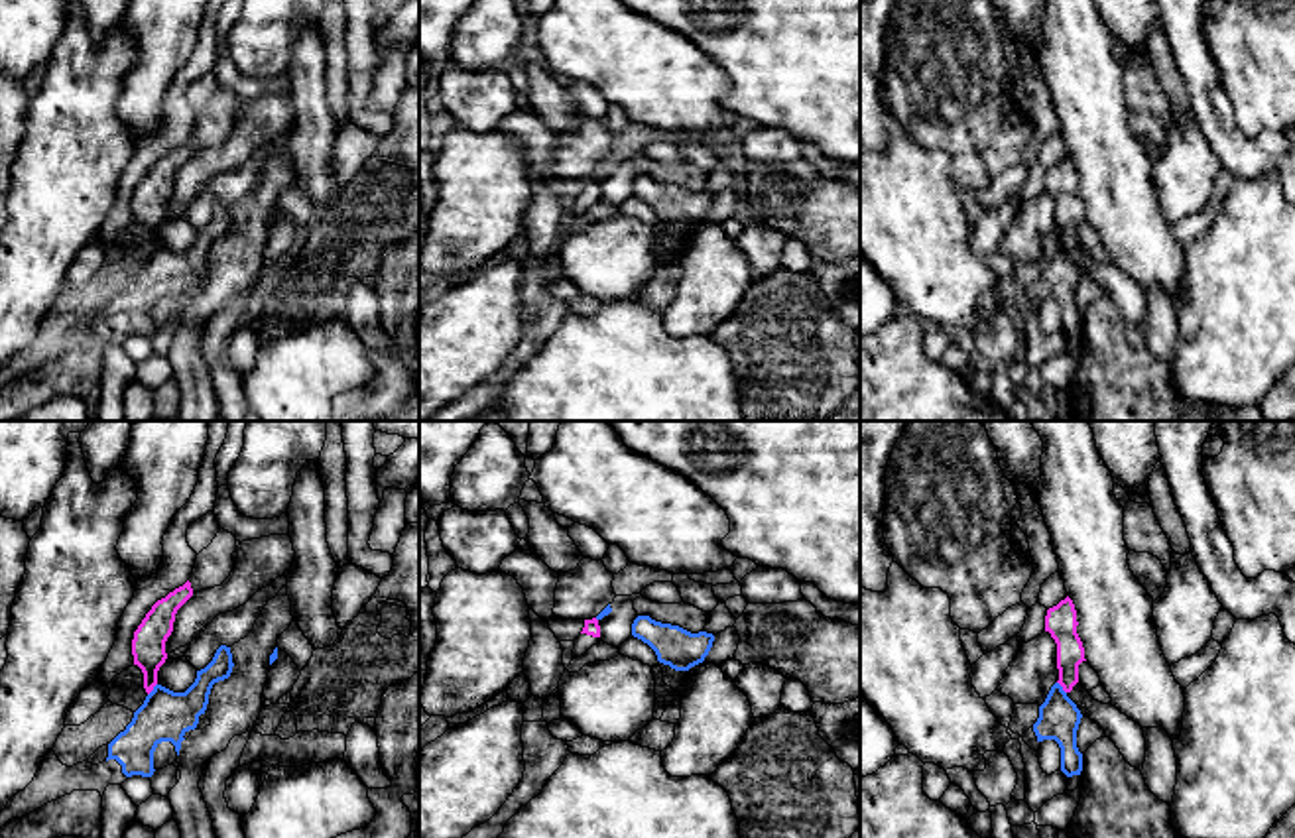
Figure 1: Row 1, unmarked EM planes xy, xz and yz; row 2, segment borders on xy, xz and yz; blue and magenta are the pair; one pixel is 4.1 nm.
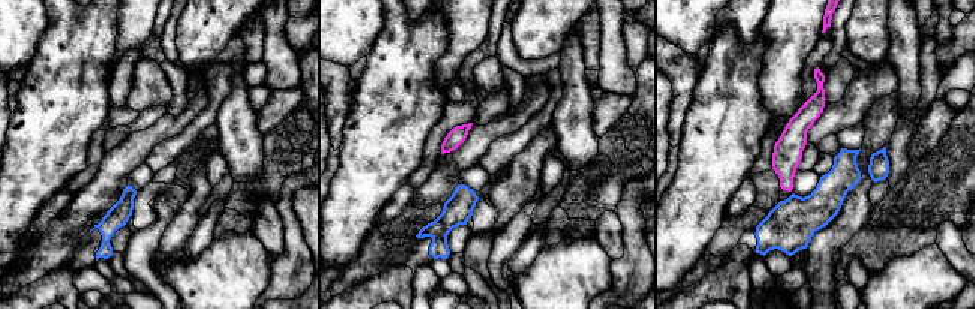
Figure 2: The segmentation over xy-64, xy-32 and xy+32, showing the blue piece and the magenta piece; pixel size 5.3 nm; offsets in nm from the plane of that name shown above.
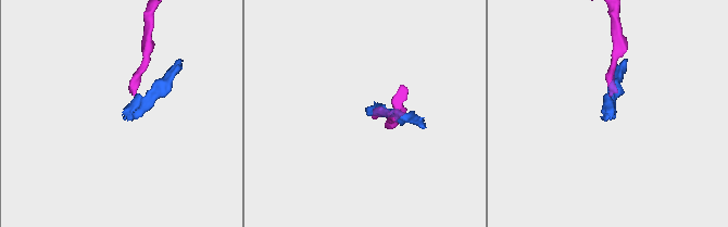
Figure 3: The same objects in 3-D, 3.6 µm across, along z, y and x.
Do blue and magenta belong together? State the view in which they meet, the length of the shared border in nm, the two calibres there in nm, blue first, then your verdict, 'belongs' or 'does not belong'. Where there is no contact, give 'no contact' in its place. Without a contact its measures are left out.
meets blue in xy; contact 70 nm long; 200 nm thick on the blue side, 140 nm on the other; does not belong

